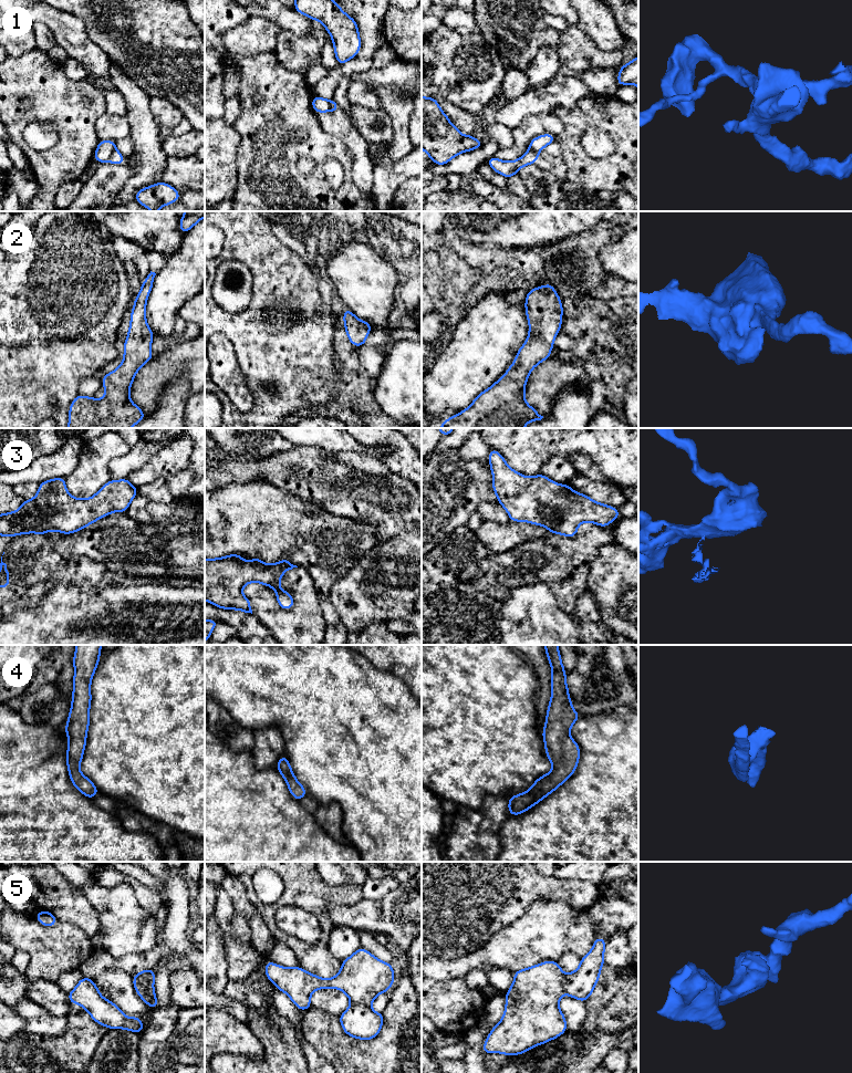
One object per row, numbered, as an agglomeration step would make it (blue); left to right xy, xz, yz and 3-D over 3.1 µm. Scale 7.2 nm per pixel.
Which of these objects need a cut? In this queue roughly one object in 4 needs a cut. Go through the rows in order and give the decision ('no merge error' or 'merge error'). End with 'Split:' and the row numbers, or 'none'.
1: merge error
2: no merge error
3: merge error
4: no merge error
5: merge error
Split: 1, 3, 5

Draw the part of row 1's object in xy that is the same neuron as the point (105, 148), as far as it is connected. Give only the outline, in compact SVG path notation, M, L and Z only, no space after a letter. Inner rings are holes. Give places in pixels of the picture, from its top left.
M100 140L95 150L94 160L97 163L108 162L112 154L116 150L116 142Z

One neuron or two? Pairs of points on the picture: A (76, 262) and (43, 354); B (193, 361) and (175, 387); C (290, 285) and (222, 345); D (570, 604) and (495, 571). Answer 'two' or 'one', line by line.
A: one
B: two
C: two
D: one

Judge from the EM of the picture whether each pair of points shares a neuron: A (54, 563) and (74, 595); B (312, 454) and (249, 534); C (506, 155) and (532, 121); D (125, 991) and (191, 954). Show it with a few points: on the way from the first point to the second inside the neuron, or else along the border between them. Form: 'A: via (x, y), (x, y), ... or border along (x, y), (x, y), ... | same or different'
A: border along (94, 587), (81, 590), (56, 582), (44, 594) | different
B: border along (263, 481), (271, 482), (303, 501) | different
C: via (515, 148), (521, 142), (522, 134), (527, 129) | same
D: border along (106, 969), (121, 969), (132, 976) | different

